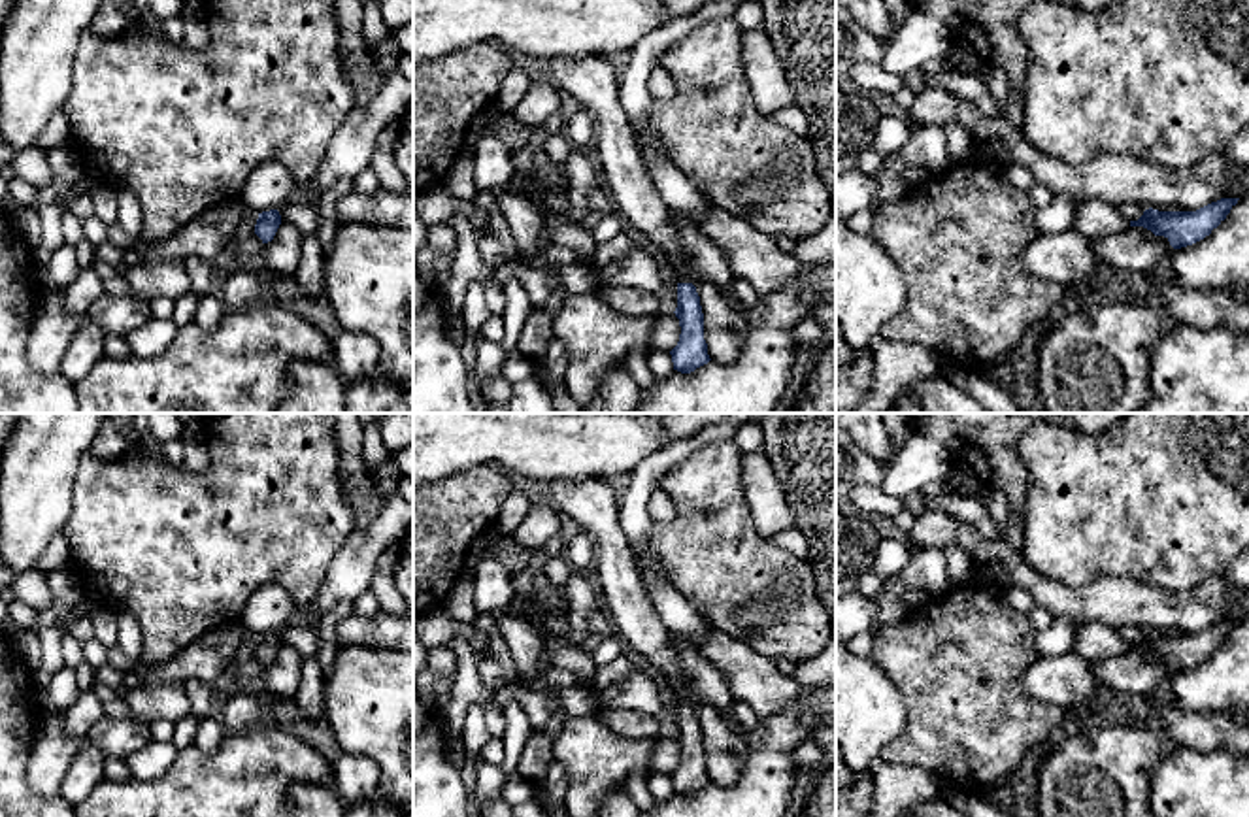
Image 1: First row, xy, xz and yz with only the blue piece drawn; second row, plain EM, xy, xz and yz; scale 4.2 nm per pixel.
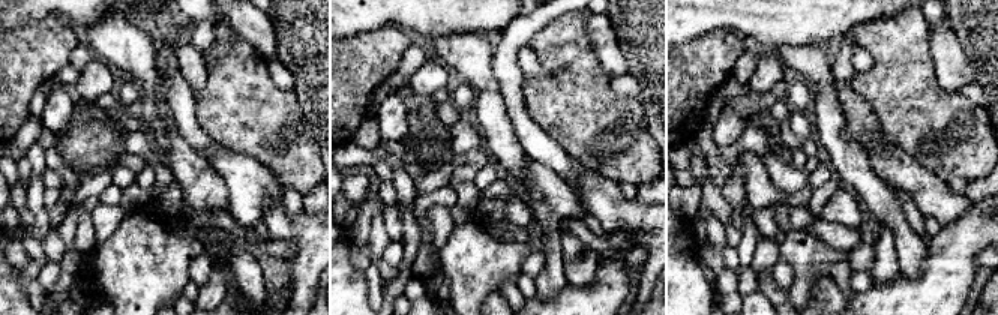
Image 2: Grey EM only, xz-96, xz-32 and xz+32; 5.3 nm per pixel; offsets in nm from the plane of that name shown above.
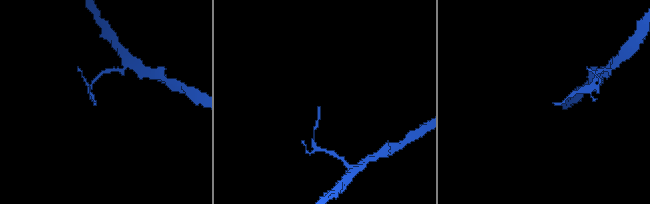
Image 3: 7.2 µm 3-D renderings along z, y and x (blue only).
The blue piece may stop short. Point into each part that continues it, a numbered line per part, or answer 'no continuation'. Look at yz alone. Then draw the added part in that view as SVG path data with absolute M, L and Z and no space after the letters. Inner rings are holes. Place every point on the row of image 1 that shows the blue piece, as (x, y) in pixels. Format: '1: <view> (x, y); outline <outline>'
1: yz (1095, 219); outline M1085 200L1075 213L1074 228L1077 228L1089 240L1106 238L1123 232L1130 226L1130 221L1113 204L1100 200Z

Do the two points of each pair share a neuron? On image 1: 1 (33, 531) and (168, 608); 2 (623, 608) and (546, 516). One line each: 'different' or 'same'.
1: different
2: different

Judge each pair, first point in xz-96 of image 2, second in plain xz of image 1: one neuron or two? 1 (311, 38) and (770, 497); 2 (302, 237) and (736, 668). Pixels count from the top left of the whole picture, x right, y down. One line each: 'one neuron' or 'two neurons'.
1: two neurons
2: one neuron

